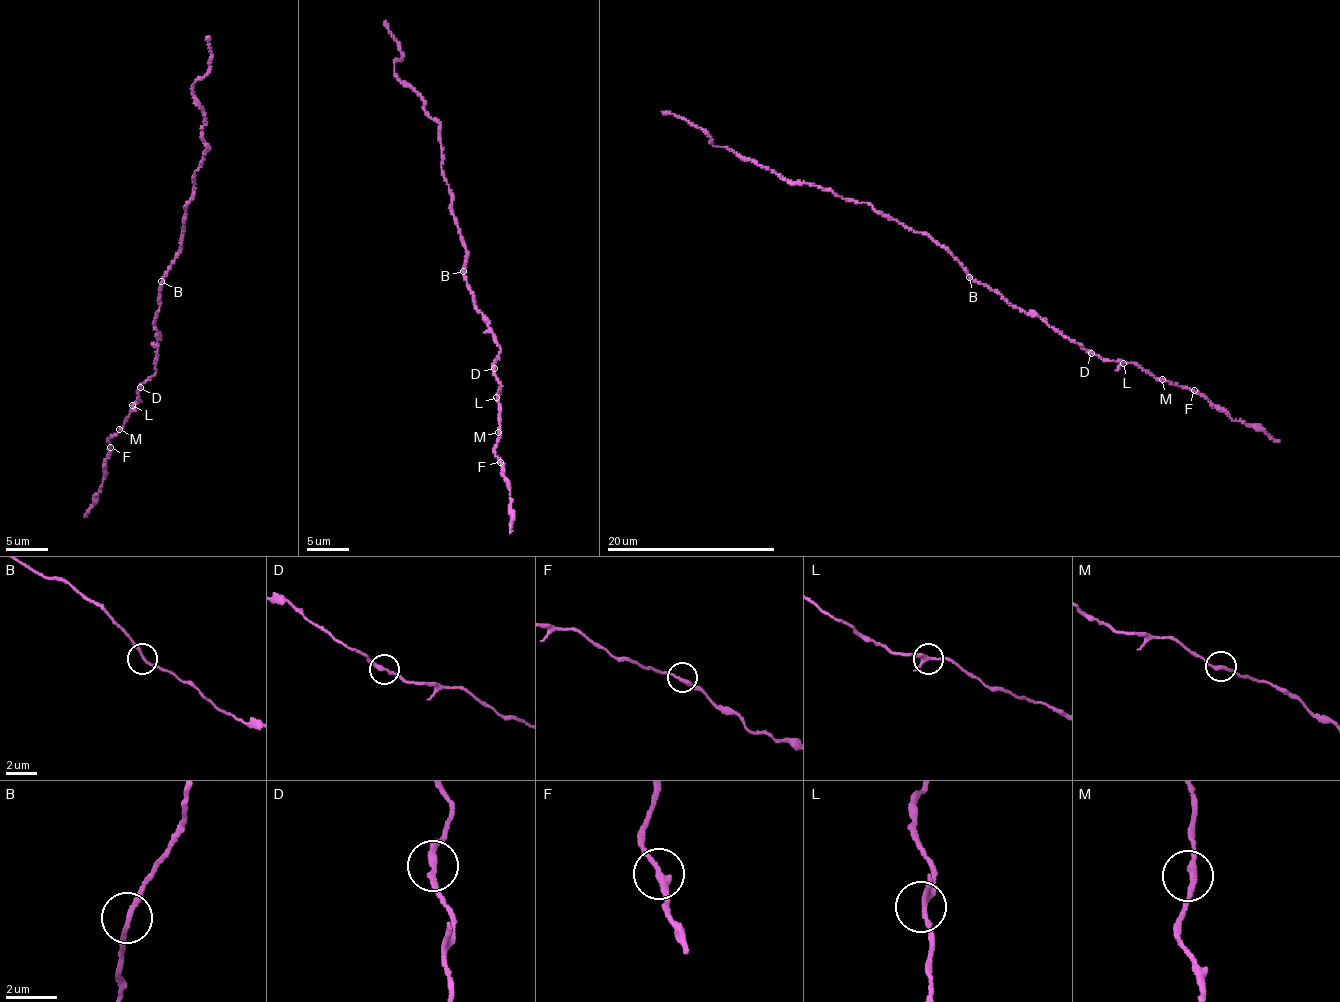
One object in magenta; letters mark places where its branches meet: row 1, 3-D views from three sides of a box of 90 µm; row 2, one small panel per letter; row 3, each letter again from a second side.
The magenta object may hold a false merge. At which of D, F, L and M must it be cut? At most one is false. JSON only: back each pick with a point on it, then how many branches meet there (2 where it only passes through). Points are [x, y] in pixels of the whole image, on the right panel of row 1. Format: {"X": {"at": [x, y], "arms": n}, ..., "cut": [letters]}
{"cut": []}

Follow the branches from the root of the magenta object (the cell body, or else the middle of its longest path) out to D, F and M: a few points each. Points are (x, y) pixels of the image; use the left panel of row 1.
D: (163, 279), (159, 288), (157, 315), (153, 321), (158, 333), (153, 364), (156, 370), (141, 387)
F: (163, 279), (153, 321), (158, 333), (155, 373), (140, 387), (140, 401), (123, 427), (108, 440), (110, 447)
M: (163, 279), (153, 321), (158, 333), (155, 373), (140, 387), (140, 401), (119, 429)

